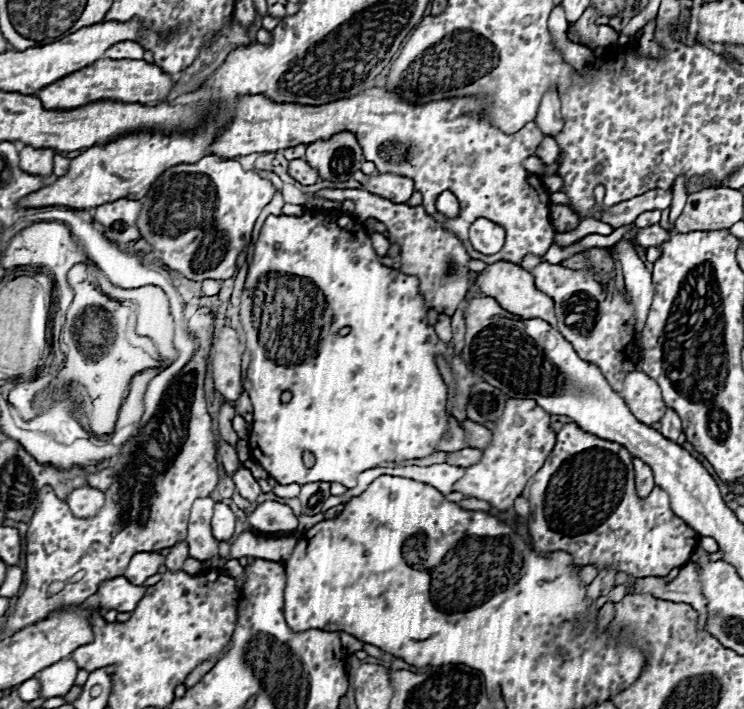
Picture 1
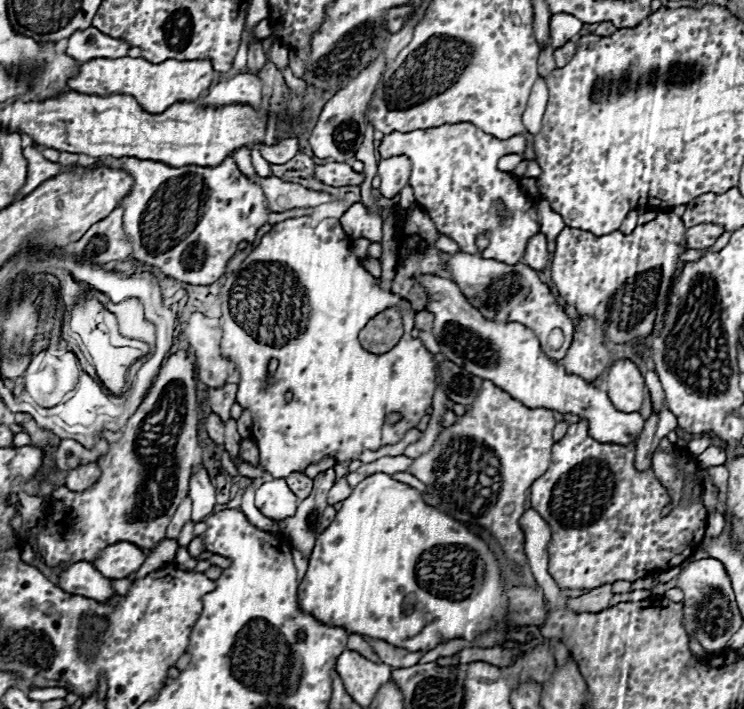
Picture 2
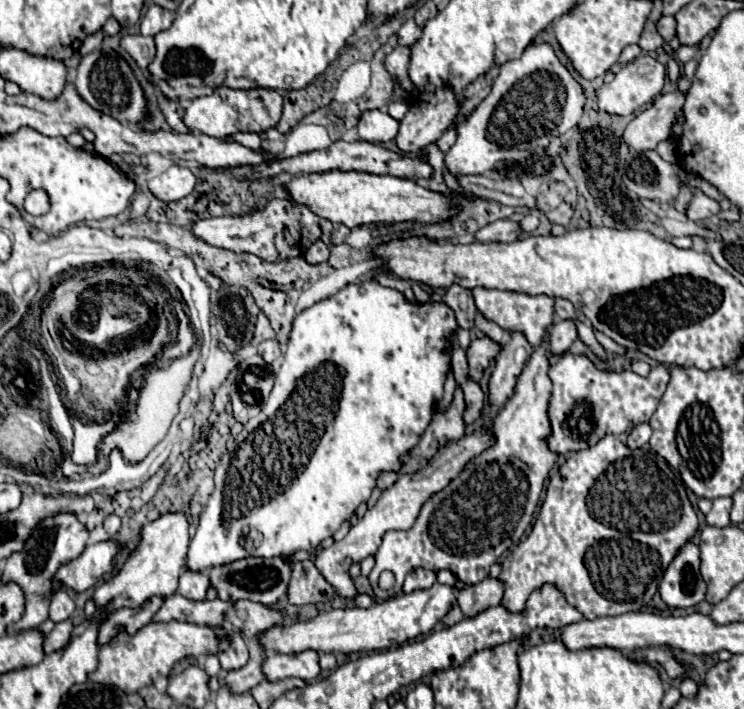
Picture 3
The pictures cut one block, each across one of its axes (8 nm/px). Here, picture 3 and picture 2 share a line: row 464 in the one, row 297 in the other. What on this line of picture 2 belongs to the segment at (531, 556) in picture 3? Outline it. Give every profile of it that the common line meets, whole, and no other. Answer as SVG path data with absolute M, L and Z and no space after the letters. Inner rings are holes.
M660 212L652 222L636 226L632 234L616 230L608 236L592 236L590 232L576 232L576 228L566 226L556 238L550 276L566 304L574 306L578 316L592 316L610 342L638 342L650 336L656 316L666 310L672 282L682 268L682 252L686 252L686 226L674 212Z

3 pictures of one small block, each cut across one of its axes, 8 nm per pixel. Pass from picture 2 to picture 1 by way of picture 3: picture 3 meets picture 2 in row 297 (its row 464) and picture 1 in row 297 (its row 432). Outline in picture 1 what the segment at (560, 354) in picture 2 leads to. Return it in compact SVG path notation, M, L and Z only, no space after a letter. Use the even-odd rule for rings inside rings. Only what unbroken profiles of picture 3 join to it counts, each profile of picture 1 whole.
M498 260L494 264L488 264L484 272L478 274L476 284L484 296L492 296L498 300L498 304L522 318L540 318L548 322L550 326L556 328L556 314L554 314L554 302L550 296L544 296L536 286L534 286L534 276L524 270L520 264L512 264L508 260Z

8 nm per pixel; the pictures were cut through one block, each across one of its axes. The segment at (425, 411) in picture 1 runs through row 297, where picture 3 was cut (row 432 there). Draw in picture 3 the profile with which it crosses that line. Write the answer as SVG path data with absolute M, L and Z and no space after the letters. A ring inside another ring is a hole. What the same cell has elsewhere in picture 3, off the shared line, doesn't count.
M364 280L362 284L348 284L340 292L336 292L334 296L330 296L330 298L314 304L312 308L306 308L304 312L300 312L294 320L288 348L286 348L286 354L282 358L280 372L276 374L276 384L274 384L274 390L268 398L266 408L262 408L262 412L256 418L252 418L244 426L240 436L236 438L238 446L230 456L230 464L228 464L226 474L214 470L216 490L212 492L206 508L200 514L200 524L198 524L196 536L192 538L190 548L188 548L186 568L192 572L202 572L206 568L212 568L218 564L230 564L234 560L242 560L248 556L262 556L262 558L282 556L282 558L288 558L296 550L310 552L322 540L330 538L340 528L340 524L344 520L348 520L354 514L354 510L370 498L370 492L376 486L378 474L382 470L394 470L396 472L400 468L398 458L402 454L406 454L412 446L418 444L420 434L430 424L436 402L442 398L442 392L444 392L444 380L446 380L446 372L450 368L450 346L454 342L454 330L456 330L454 312L444 302L440 302L440 304L430 304L430 302L410 304L398 290L380 286L376 280ZM288 404L292 404L292 406L288 406ZM324 416L328 416L326 424L324 424ZM244 544L252 544L252 552L248 552L244 548Z

